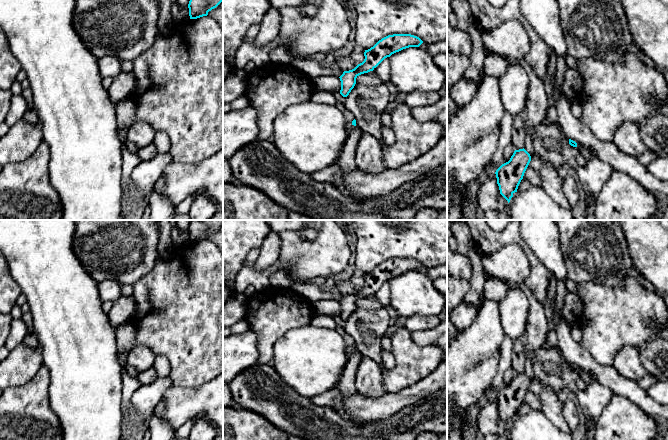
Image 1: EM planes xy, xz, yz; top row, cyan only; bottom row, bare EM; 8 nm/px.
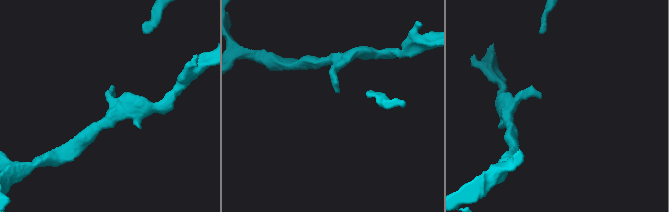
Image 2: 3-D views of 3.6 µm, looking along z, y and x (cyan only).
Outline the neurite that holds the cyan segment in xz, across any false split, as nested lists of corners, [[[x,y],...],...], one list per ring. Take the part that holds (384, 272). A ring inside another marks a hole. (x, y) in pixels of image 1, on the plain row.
[[[393,258],[379,264],[373,271],[365,274],[365,283],[354,293],[344,295],[339,301],[341,305],[340,318],[347,321],[356,308],[356,302],[373,295],[385,282],[409,271],[419,271],[423,265],[411,258]]]

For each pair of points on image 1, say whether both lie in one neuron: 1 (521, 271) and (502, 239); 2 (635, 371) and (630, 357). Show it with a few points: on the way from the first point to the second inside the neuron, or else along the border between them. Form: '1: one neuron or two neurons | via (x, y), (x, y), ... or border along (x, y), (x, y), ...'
1: two neurons | border along (484, 253), (516, 243), (526, 257)
2: one neuron | via (632, 368), (630, 360)

